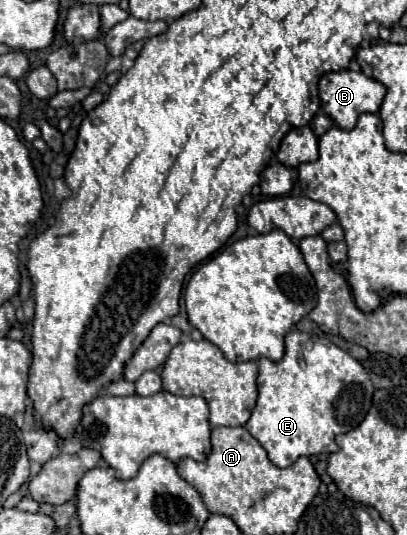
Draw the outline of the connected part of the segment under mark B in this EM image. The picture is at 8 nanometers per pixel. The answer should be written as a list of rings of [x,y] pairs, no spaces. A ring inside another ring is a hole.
[[[339,70],[339,72],[329,72],[329,74],[325,74],[321,78],[321,82],[319,82],[319,96],[321,96],[321,104],[323,104],[325,114],[339,128],[351,130],[357,124],[359,114],[363,114],[363,112],[377,114],[379,112],[379,106],[381,106],[383,96],[385,96],[385,88],[377,80],[371,80],[371,78],[363,76],[363,72]]]

